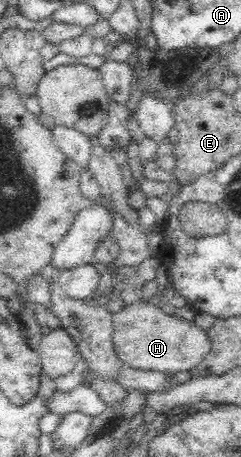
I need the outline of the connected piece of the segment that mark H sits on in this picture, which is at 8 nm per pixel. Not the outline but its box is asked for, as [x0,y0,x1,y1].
[112,301,211,378]

